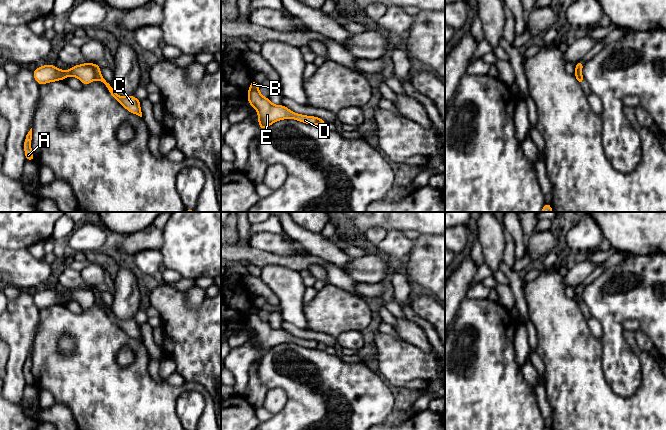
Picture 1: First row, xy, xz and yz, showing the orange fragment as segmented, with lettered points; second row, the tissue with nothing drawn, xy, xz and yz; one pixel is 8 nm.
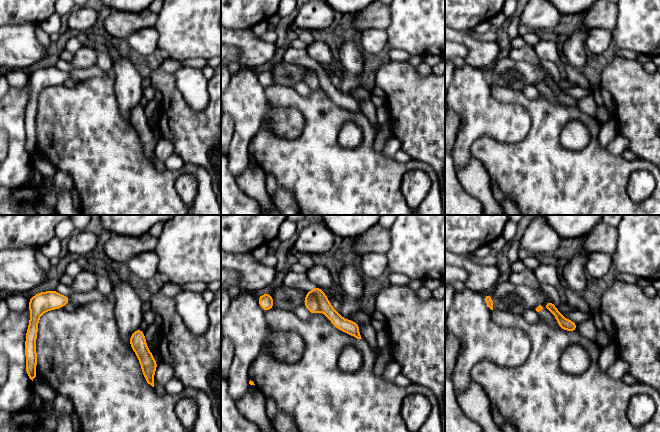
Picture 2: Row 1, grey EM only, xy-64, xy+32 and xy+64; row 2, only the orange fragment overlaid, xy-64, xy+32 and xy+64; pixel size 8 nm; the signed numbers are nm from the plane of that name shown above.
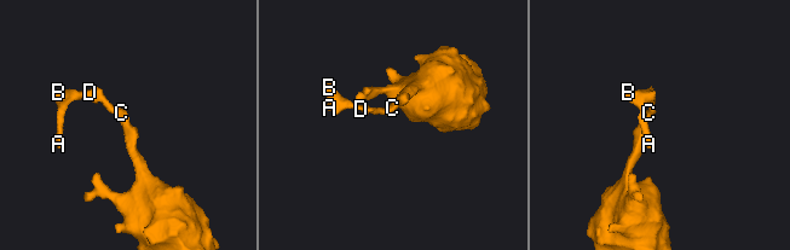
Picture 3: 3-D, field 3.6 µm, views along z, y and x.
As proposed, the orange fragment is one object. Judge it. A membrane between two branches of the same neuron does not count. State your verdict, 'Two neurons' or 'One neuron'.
Two neurons

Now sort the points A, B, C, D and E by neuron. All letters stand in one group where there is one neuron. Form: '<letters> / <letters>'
A B D E / C

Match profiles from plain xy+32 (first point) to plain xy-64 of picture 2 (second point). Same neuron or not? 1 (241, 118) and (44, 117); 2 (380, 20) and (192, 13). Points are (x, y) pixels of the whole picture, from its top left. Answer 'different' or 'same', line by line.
1: different
2: different

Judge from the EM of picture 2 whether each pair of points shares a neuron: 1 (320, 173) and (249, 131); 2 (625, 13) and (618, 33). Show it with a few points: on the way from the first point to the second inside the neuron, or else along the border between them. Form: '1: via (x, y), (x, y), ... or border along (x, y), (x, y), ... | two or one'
1: border along (266, 125), (250, 142), (249, 156) | two
2: via (625, 18), (625, 26), (623, 28) | one

